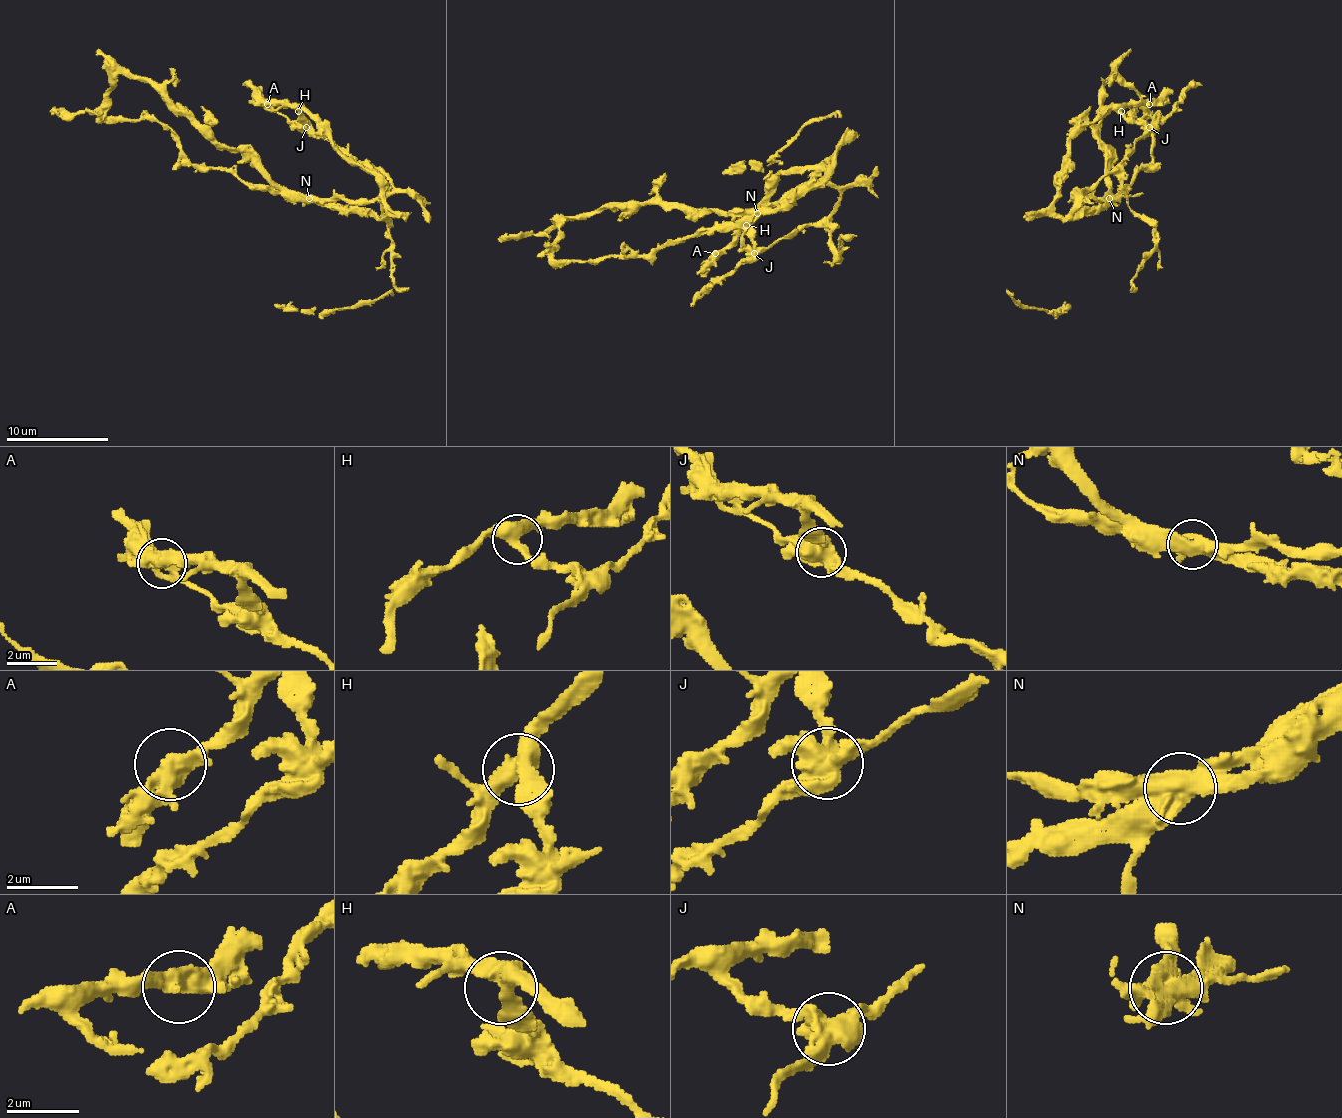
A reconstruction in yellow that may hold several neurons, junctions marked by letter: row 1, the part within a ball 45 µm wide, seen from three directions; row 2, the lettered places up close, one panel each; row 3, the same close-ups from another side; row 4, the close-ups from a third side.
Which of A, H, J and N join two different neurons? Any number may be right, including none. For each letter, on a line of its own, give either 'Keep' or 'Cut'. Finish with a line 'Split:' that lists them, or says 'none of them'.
A: Keep
H: Keep
J: Cut
N: Cut
Split: J, N

